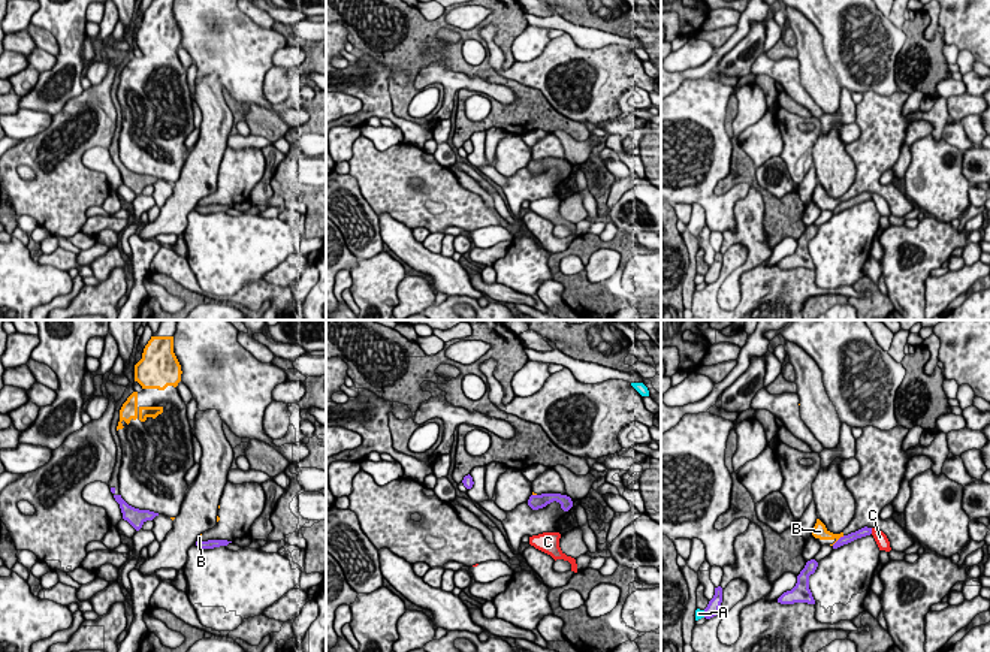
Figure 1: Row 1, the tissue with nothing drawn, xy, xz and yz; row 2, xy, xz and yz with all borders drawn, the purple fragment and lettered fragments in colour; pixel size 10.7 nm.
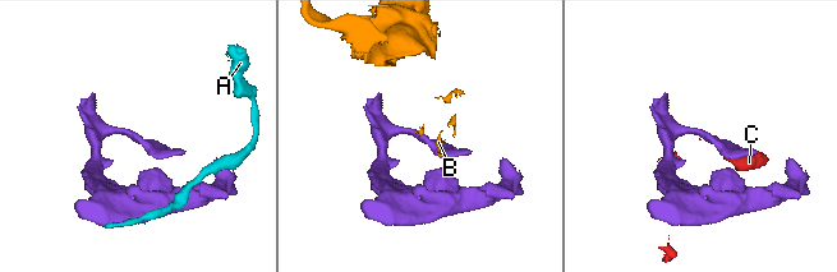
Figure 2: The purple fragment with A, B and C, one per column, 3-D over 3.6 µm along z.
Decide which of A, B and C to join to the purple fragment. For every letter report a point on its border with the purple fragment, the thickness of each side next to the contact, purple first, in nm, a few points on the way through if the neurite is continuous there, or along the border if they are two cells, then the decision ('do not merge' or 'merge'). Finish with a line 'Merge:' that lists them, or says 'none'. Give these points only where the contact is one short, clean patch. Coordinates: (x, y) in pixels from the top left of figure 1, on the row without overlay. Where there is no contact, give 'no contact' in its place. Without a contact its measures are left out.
A: yz (705, 278) | 140/100 nm | do not merge
B: yz (839, 204) | 100/160 nm | do not merge
C: yz (871, 196) | 100/130 nm | along yz (871, 193), (872, 198) | do not merge
Merge: none

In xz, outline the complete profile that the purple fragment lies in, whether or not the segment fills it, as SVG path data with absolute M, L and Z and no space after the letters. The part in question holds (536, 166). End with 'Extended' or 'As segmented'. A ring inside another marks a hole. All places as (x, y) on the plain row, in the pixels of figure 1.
M561 159L531 160L529 164L528 164L528 170L532 175L538 175L538 173L543 173L543 172L546 172L547 169L550 169L553 166L559 167L561 173L564 176L568 176L573 172L571 163L567 162L567 160L561 160Z. As segmented

